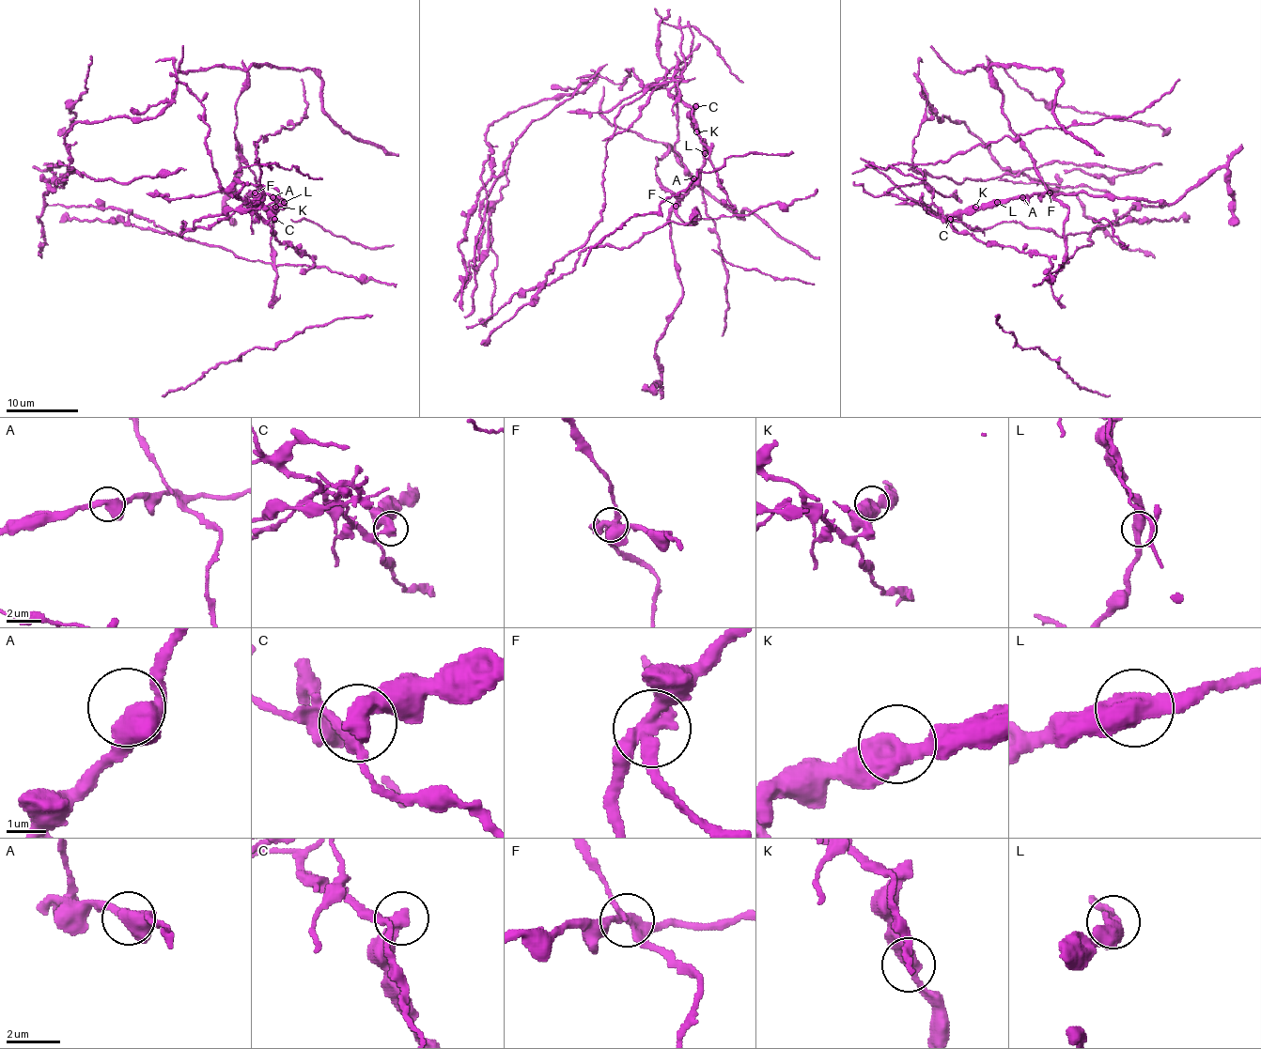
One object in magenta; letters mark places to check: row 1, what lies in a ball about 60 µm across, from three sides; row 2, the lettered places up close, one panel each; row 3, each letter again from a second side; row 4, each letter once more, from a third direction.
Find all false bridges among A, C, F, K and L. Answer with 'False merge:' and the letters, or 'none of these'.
False merge: C, F

